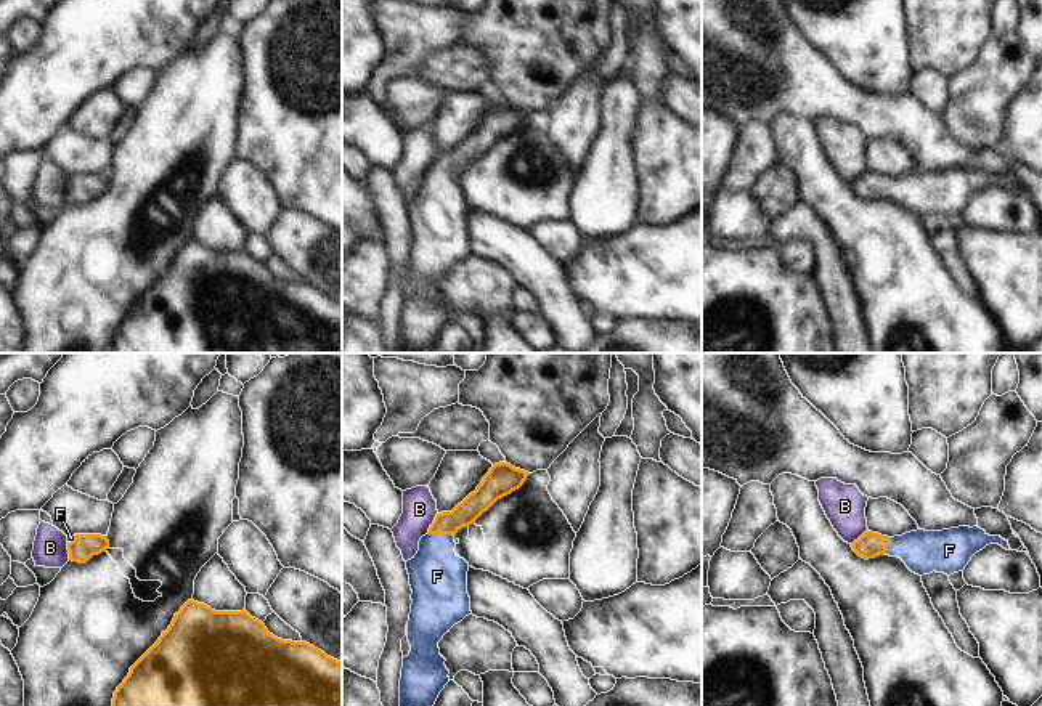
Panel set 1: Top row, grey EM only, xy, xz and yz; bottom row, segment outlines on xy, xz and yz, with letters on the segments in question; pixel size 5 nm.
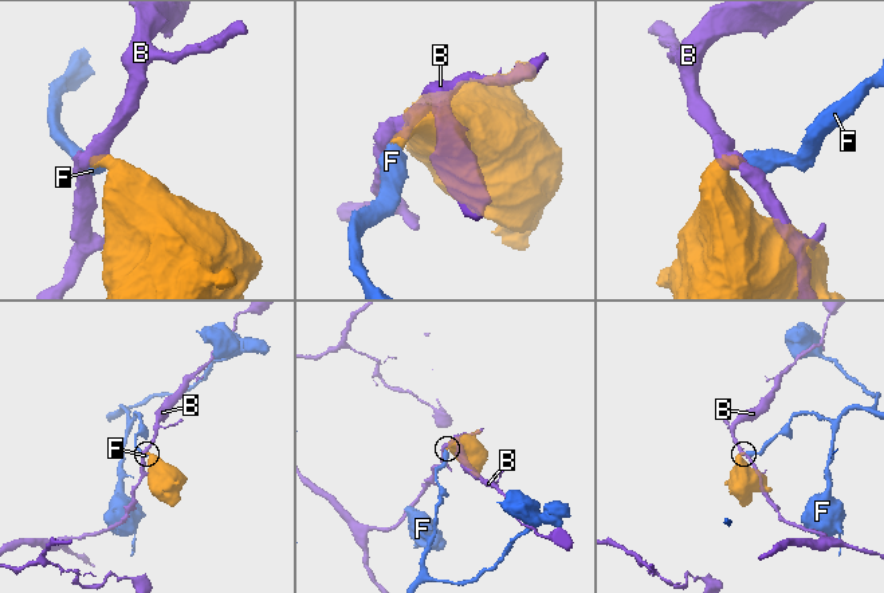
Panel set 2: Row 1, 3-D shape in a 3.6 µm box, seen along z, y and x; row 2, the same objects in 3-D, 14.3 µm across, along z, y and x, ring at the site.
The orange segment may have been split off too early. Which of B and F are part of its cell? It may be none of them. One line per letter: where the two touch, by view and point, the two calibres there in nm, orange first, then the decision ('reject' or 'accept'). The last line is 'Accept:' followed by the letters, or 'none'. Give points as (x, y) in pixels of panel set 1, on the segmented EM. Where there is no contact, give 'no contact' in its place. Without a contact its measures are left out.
B: contact xz (432, 523); calibres 120 and 180 nm; reject
F: contact xz (440, 533); calibres 120 and 280 nm; accept
Accept: F

